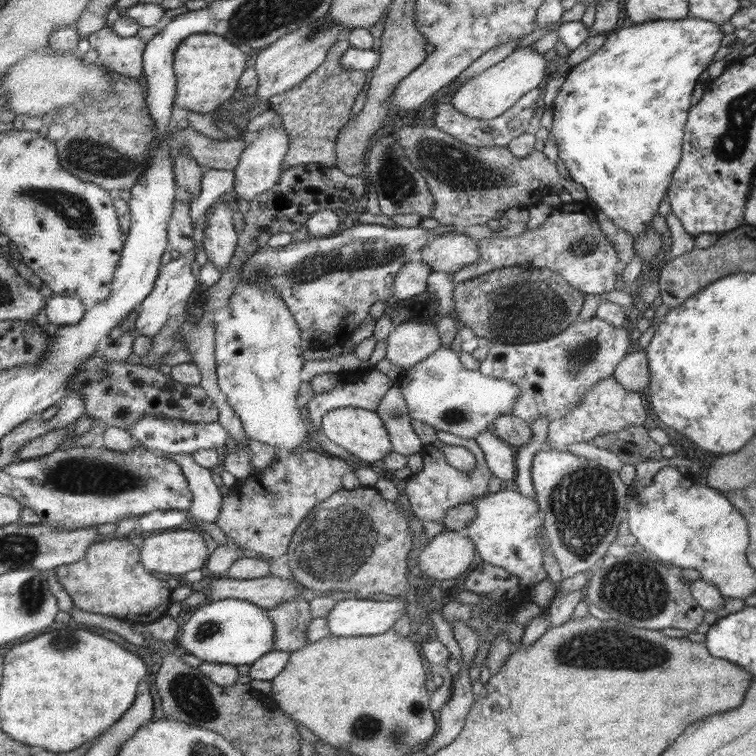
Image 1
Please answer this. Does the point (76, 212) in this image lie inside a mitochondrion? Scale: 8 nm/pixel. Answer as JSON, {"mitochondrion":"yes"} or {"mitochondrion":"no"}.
{"mitochondrion":"yes"}

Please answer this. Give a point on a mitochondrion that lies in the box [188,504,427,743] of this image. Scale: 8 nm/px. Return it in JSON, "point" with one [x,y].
{"point":[207,630]}

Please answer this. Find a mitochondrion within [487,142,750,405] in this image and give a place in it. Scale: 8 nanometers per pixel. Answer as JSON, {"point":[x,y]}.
{"point":[549,311]}

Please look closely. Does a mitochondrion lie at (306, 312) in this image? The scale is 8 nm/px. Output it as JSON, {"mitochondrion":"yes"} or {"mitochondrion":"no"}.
{"mitochondrion":"no"}

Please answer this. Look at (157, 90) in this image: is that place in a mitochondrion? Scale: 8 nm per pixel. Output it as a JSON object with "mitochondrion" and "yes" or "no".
{"mitochondrion":"no"}

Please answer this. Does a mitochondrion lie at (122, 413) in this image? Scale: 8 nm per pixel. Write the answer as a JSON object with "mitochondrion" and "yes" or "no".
{"mitochondrion":"no"}

